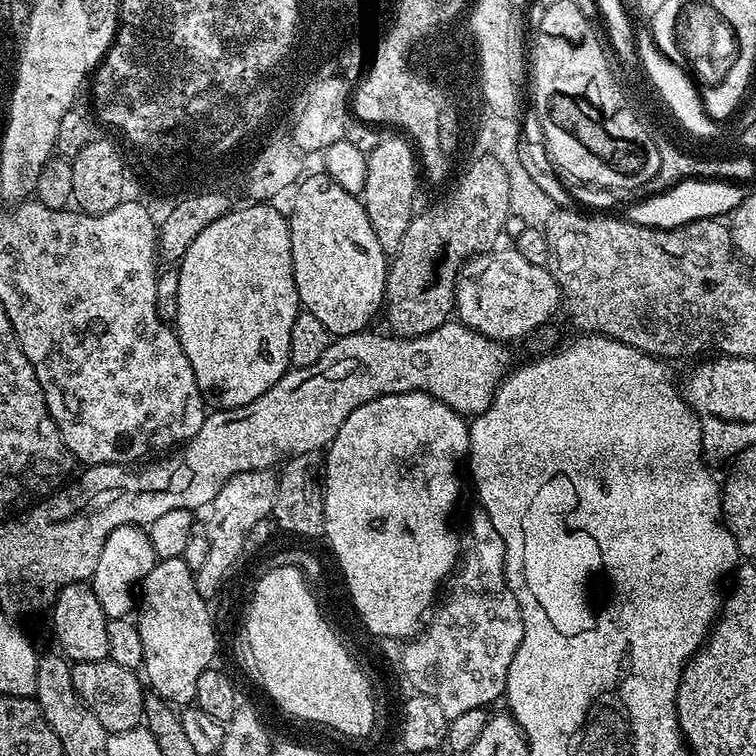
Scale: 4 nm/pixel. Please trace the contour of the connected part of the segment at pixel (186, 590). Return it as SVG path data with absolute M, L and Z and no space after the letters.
M183 556L156 561L154 570L150 570L150 574L146 574L146 578L140 583L138 611L134 619L138 634L142 634L142 676L147 687L173 706L191 705L196 699L198 678L202 678L204 671L215 661L212 659L216 656L218 633L209 602L204 600L202 594L198 594L196 573L186 564Z

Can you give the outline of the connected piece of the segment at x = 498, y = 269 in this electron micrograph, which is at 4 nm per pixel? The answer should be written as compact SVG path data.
M496 248L477 254L460 269L456 284L455 309L461 323L475 332L509 342L540 327L561 307L562 293L548 268L534 266L514 248Z

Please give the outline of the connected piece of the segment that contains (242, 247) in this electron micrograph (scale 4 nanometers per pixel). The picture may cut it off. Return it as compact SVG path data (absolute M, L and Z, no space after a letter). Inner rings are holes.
M248 202L245 208L233 207L222 218L210 222L194 242L186 250L186 254L178 262L178 308L174 321L174 331L180 340L182 350L186 350L186 358L190 358L190 366L194 366L194 378L198 378L200 392L209 401L212 400L217 409L237 408L254 402L254 398L262 398L270 386L274 386L290 368L290 330L294 326L294 318L302 311L298 298L298 290L294 282L294 266L292 265L292 243L288 229L288 217L282 211L272 208L268 202Z

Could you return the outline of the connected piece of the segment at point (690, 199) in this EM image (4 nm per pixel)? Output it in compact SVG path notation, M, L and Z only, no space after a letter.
M687 178L663 192L644 197L629 208L626 218L636 225L651 228L676 228L692 221L722 218L736 209L747 198L749 191L747 185L733 181Z

